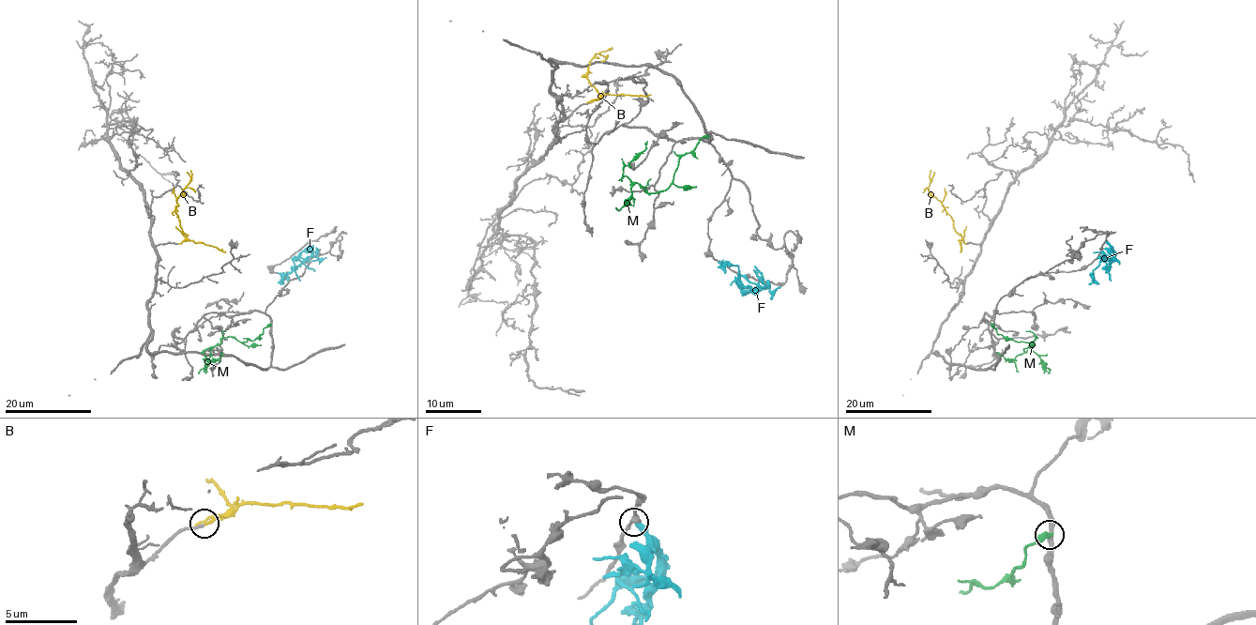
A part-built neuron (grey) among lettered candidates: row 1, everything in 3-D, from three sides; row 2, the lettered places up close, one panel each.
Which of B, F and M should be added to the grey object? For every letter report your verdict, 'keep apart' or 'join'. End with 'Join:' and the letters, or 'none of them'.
B: join
F: keep apart
M: keep apart
Join: B

